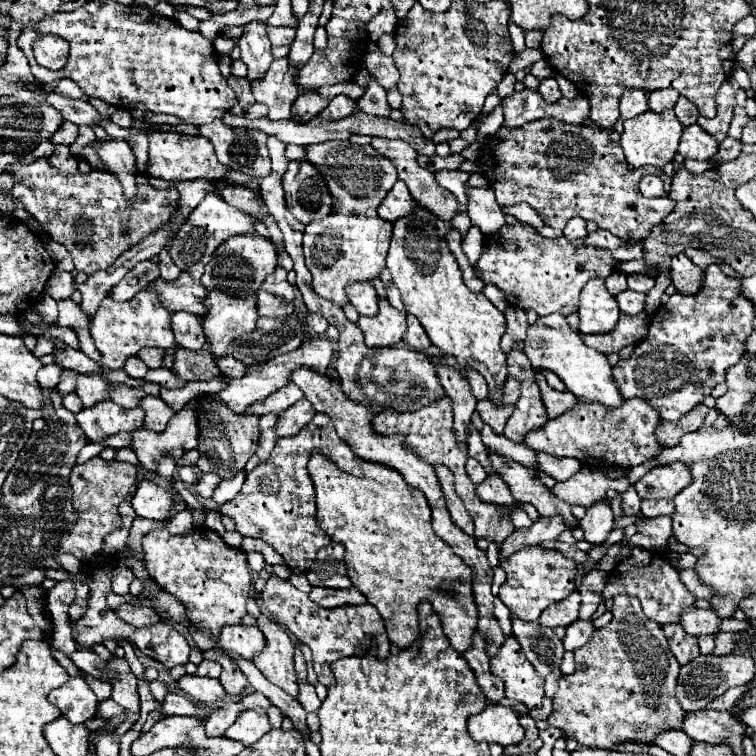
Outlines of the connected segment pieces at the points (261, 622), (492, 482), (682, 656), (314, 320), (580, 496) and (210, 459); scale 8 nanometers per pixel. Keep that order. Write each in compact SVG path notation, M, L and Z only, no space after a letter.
M267 615L257 617L257 627L265 633L267 647L259 657L253 659L253 663L273 685L281 687L287 695L297 699L299 685L297 685L297 673L293 667L293 649L295 649L293 641L289 639L287 631Z
M489 475L483 483L475 485L477 489L477 497L481 497L481 501L485 503L495 503L495 505L513 505L513 495L509 493L509 487L505 485L505 481L501 481L501 477Z
M677 623L677 625L663 625L663 631L665 631L665 637L667 637L667 641L669 641L669 647L671 647L673 655L677 657L677 661L679 661L681 665L685 665L685 663L689 663L691 659L699 657L697 637L685 633L679 623Z
M309 315L309 317L307 317L307 325L309 325L309 329L315 331L317 335L323 335L329 323L327 323L327 319L321 317L321 315Z
M646 461L631 468L628 475L620 479L609 479L599 469L585 467L579 473L575 473L573 477L569 477L567 481L555 483L551 493L555 497L561 497L563 501L567 501L569 505L589 507L589 505L595 505L597 501L603 501L607 489L612 488L617 492L623 493L629 485L634 485L649 469L657 466L661 465L654 461Z
M199 393L191 401L197 401L197 423L199 423L199 447L197 449L201 453L201 459L197 461L197 467L203 473L215 471L221 479L233 477L235 471L245 467L245 463L251 459L251 455L259 447L259 419L261 419L261 415L255 415L255 413L253 415L237 415L227 405L221 405L221 399L215 397L213 393Z

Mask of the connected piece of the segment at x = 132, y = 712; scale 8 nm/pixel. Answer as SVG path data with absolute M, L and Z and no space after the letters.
M113 657L107 661L107 665L117 671L118 677L115 677L115 683L113 683L113 699L115 702L121 705L124 709L129 709L129 715L123 722L123 725L119 725L115 731L113 731L113 737L121 737L125 731L129 731L129 727L135 723L140 716L139 711L139 695L137 692L137 679L127 663L125 657Z

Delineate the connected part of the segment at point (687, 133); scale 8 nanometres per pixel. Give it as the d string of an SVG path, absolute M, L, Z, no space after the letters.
M699 125L685 127L681 143L679 143L679 153L685 159L707 161L717 153L717 149L719 149L717 141L709 133L705 133Z

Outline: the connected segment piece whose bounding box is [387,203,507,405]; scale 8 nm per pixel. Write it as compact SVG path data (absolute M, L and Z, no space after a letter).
M415 203L409 217L401 217L393 223L387 269L401 291L407 311L421 321L431 343L439 347L441 353L457 357L463 369L479 369L489 385L489 399L501 405L499 387L507 379L507 355L501 351L499 339L505 333L505 315L483 293L471 293L463 283L463 271L447 245L447 233L451 229L451 223L433 217L433 213Z

